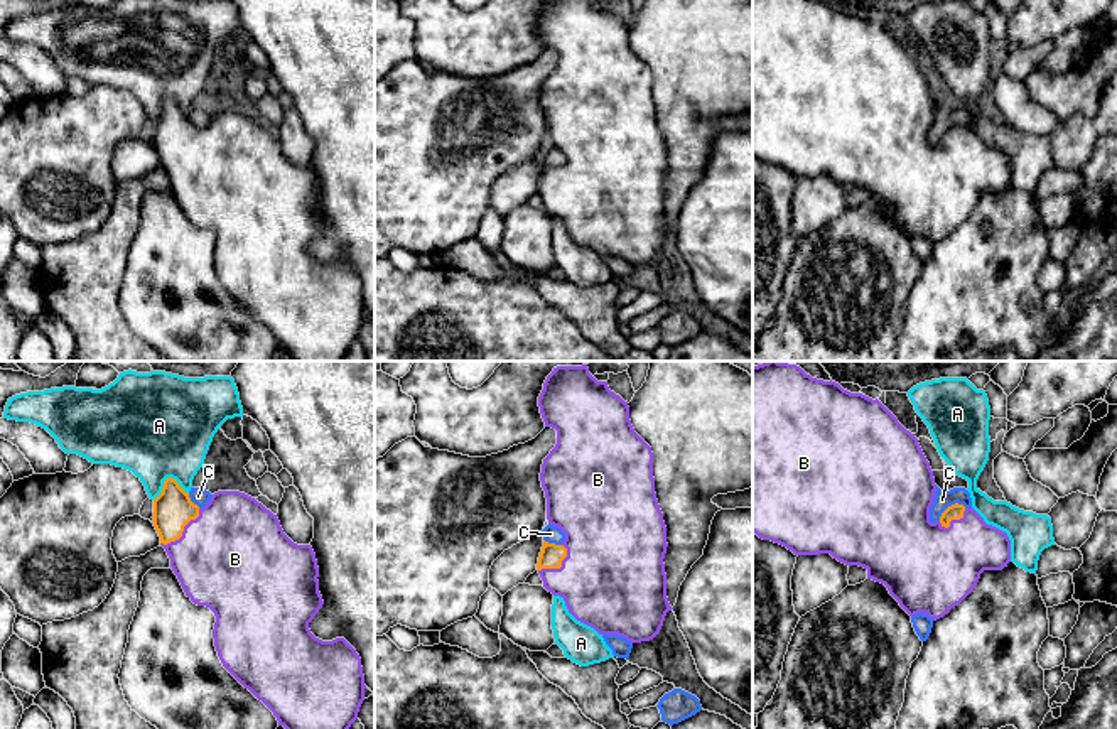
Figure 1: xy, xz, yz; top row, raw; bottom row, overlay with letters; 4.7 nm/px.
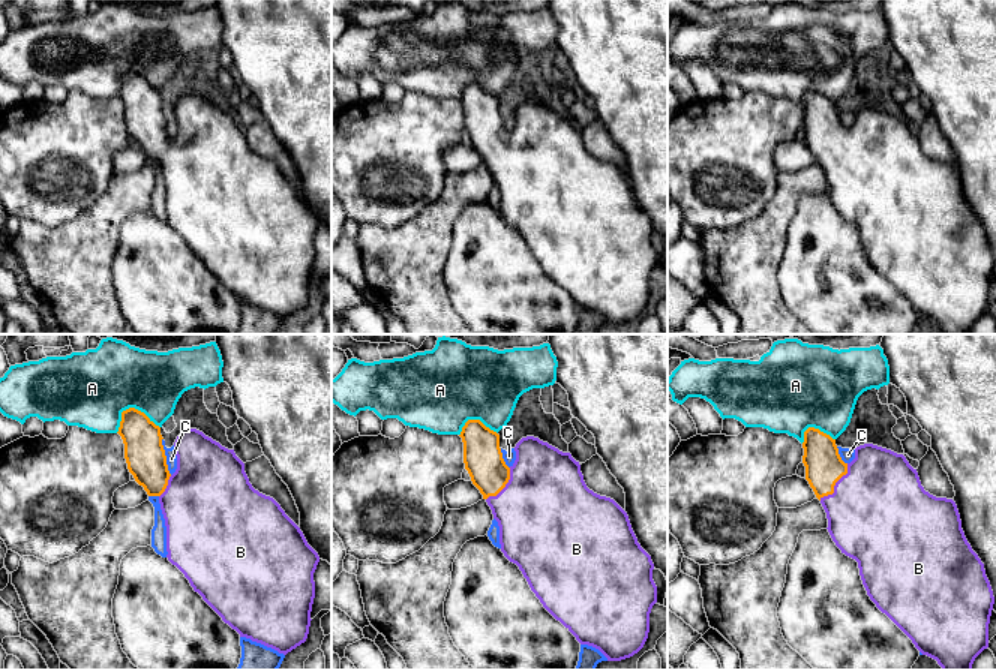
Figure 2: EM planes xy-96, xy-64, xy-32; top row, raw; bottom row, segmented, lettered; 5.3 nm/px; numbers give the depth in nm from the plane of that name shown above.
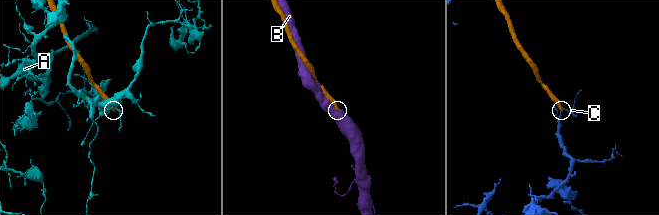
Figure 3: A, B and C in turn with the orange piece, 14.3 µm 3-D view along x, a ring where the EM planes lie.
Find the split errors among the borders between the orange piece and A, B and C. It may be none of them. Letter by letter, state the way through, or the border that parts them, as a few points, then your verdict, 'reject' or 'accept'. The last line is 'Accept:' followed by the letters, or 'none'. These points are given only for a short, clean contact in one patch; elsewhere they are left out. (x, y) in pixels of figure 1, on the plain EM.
A: reject
B: accept
C: border along yz (965, 129), (952, 125), (938, 140); reject
Accept: B

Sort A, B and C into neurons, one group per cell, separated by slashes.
A / B / C

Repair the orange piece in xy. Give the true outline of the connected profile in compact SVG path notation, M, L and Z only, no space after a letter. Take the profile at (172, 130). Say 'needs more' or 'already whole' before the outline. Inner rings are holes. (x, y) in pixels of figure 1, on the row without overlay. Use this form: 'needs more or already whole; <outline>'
needs more; M172 100L154 122L152 140L186 218L216 238L213 260L223 289L273 334L292 361L346 361L364 322L364 297L359 277L344 260L322 263L309 251L324 226L312 169L294 165L277 137L245 115L218 113L199 130Z

